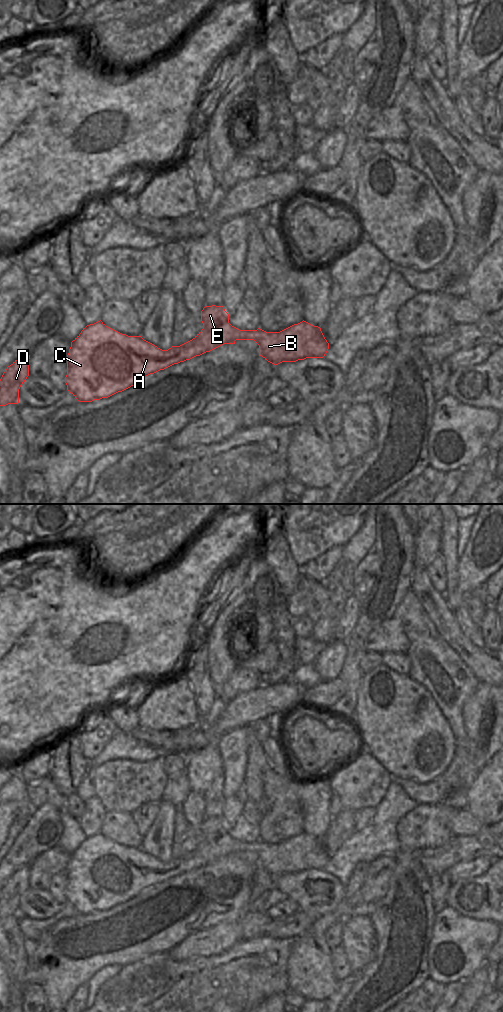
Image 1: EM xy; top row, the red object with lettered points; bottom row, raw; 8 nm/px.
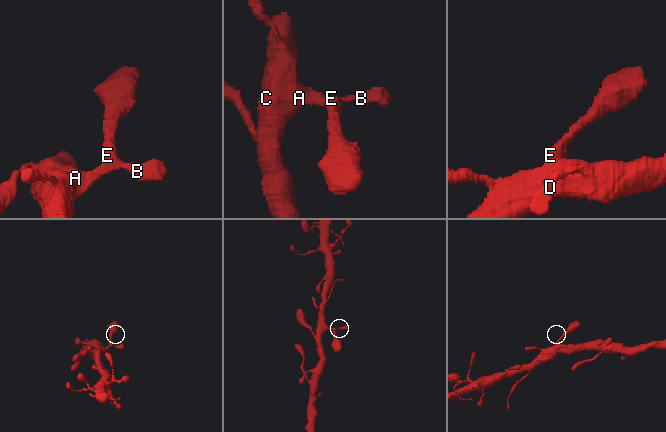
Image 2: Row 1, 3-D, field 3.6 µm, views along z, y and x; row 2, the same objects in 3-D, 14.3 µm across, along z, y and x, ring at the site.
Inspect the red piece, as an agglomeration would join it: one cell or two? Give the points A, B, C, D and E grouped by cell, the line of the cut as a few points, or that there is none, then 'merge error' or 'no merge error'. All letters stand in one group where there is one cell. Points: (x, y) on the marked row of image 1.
groups A B C D E; cut none; no merge error

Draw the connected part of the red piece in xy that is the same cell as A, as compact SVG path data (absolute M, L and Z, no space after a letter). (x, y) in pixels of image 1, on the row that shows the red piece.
M205 306L201 311L203 329L190 341L180 345L172 346L168 350L162 350L154 344L144 340L141 336L128 336L108 326L101 320L87 325L81 333L71 342L67 355L67 375L65 383L67 390L79 402L92 402L102 398L108 398L118 392L122 392L142 378L164 370L174 364L190 360L206 352L210 352L224 344L235 344L236 340L254 340L259 345L259 356L275 366L282 362L296 362L306 358L323 358L329 349L329 343L325 339L321 328L306 321L294 324L280 332L266 332L260 328L257 330L240 330L229 323L229 314L223 306Z

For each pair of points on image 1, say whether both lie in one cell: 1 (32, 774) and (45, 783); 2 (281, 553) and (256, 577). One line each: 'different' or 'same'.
1: different
2: different

